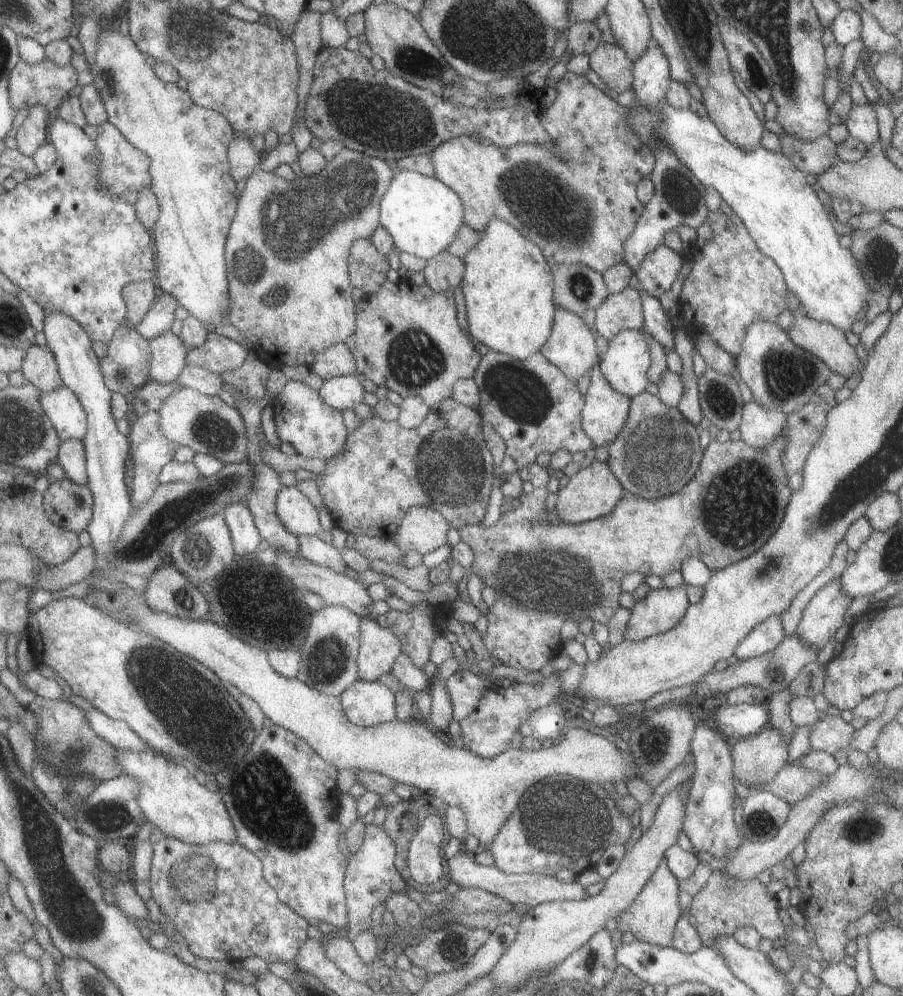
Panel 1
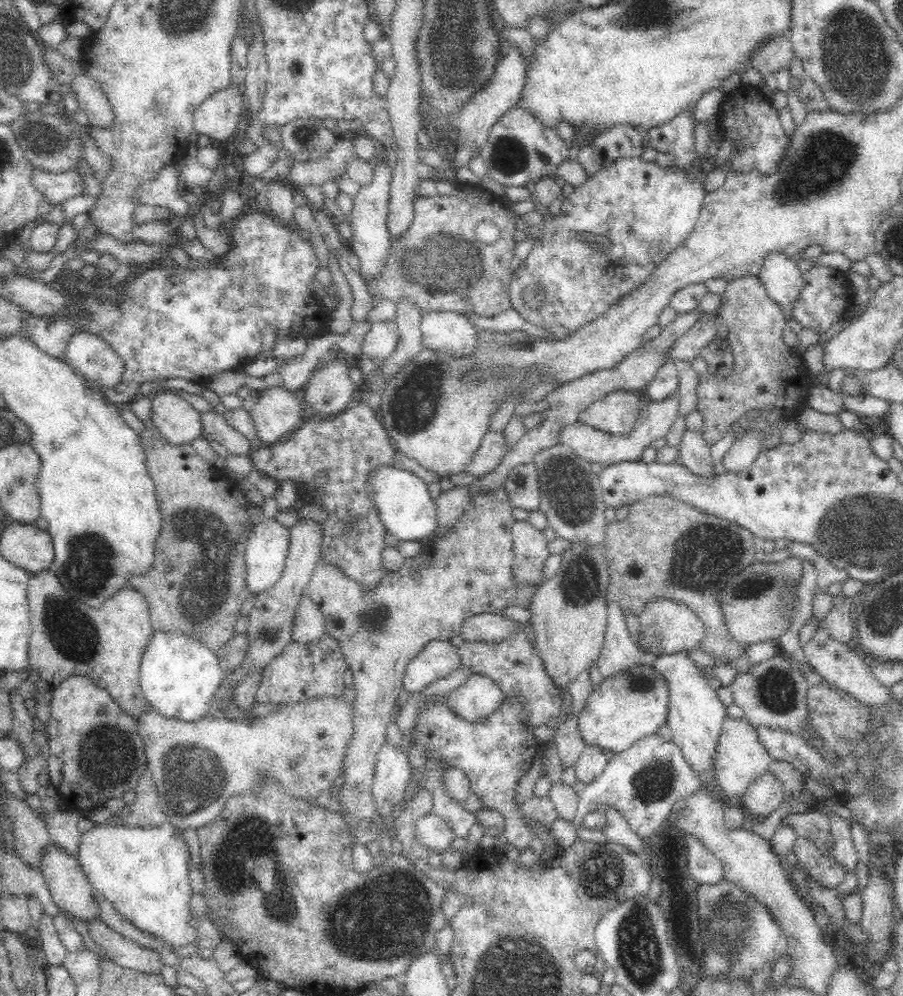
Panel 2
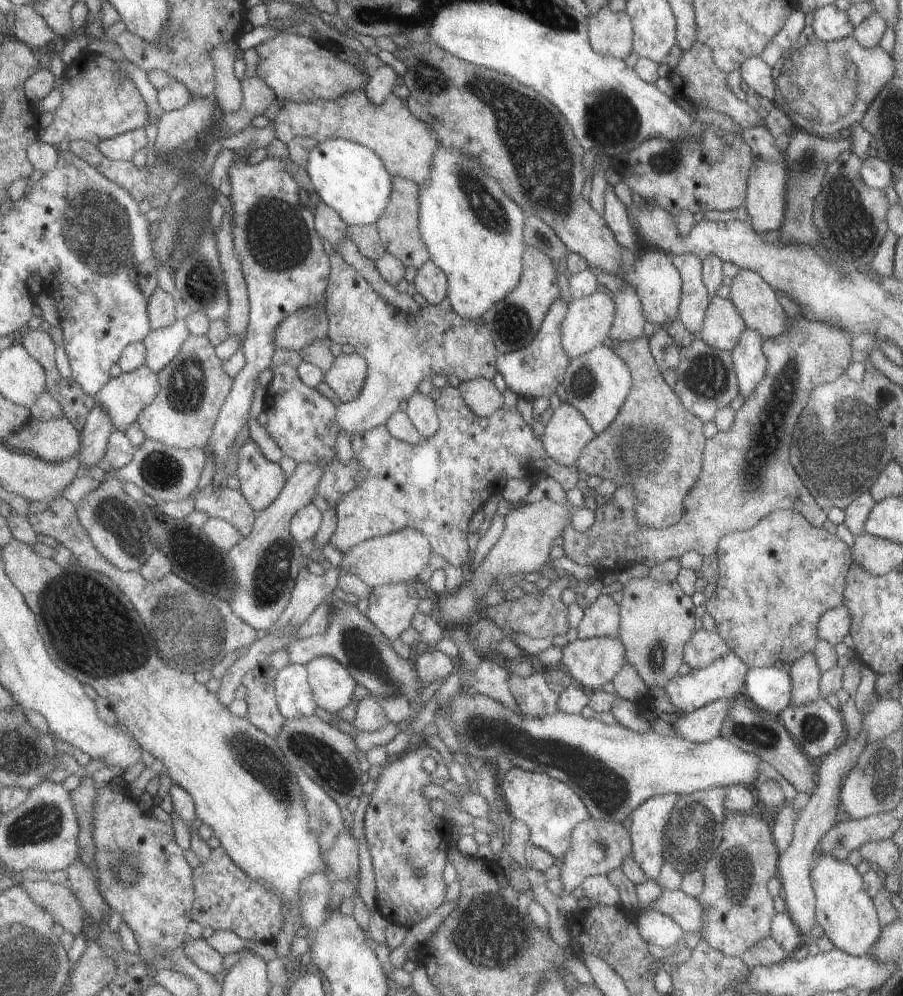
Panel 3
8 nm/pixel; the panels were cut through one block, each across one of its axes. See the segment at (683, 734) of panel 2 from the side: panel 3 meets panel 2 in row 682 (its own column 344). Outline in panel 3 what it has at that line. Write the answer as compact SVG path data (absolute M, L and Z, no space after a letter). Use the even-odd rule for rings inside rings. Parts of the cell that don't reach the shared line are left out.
M318 657L305 666L310 674L315 700L321 709L338 713L351 704L358 682L350 668L333 657Z

